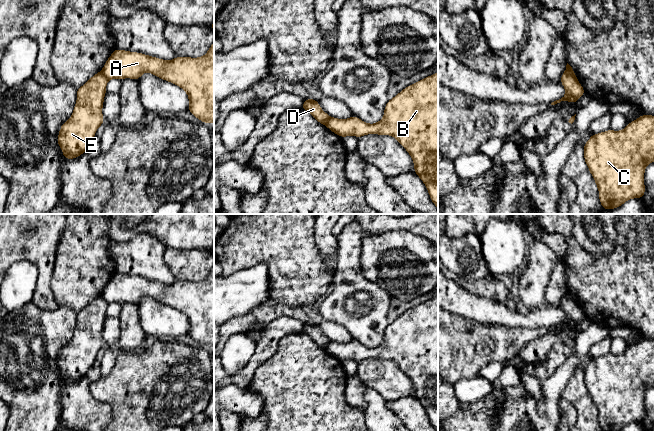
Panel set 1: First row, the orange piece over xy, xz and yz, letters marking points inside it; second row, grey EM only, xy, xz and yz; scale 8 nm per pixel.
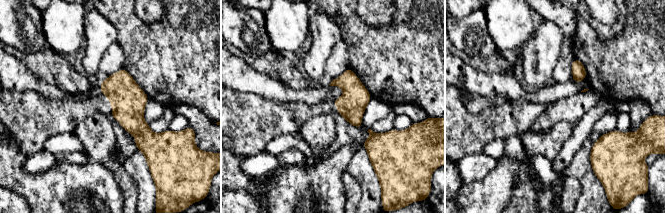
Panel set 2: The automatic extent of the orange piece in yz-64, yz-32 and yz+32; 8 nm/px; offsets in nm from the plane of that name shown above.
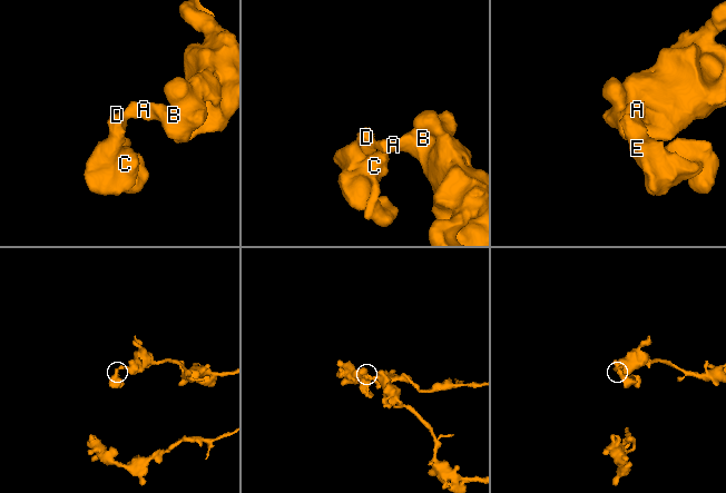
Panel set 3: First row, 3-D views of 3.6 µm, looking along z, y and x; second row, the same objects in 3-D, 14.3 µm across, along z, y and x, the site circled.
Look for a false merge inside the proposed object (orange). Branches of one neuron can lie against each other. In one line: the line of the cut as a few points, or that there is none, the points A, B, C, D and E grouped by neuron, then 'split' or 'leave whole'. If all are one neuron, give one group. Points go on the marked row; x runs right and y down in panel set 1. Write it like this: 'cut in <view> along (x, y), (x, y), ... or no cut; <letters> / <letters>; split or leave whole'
cut in yz along (565, 70), (575, 77); A B / C D E; split

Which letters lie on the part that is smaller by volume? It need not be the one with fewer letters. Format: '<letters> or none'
C, D, E

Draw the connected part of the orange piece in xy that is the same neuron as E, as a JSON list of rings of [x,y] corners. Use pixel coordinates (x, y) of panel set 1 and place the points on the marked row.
[[[102,72],[93,75],[76,89],[77,100],[71,117],[64,122],[57,137],[65,161],[86,152],[96,130],[105,123],[102,109],[108,79]]]

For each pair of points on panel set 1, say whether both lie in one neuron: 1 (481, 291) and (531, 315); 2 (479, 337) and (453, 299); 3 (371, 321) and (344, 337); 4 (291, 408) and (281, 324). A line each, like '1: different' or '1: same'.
1: different
2: different
3: different
4: different

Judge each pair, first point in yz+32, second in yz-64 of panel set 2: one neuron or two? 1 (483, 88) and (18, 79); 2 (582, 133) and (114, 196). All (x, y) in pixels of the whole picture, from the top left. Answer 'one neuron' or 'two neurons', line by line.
1: one neuron
2: one neuron

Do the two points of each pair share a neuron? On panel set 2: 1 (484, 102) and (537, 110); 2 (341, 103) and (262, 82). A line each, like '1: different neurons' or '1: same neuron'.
1: different neurons
2: different neurons

